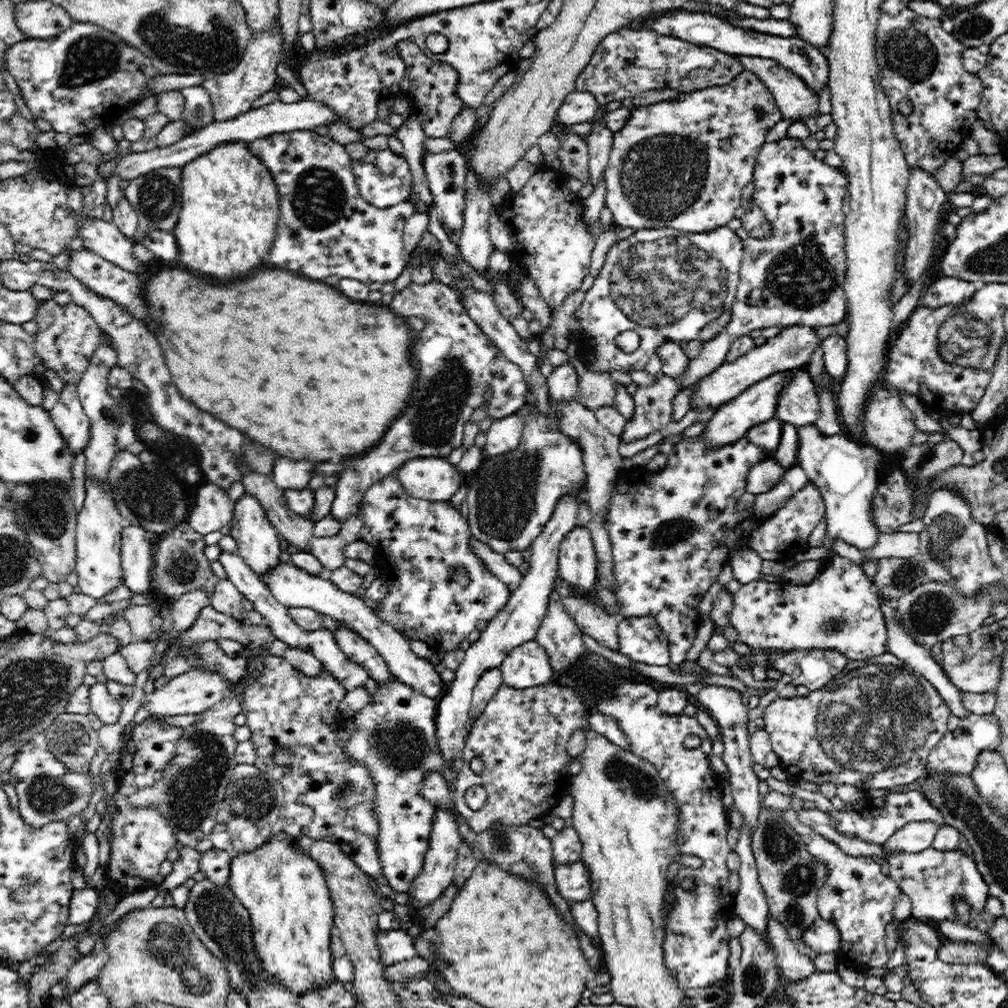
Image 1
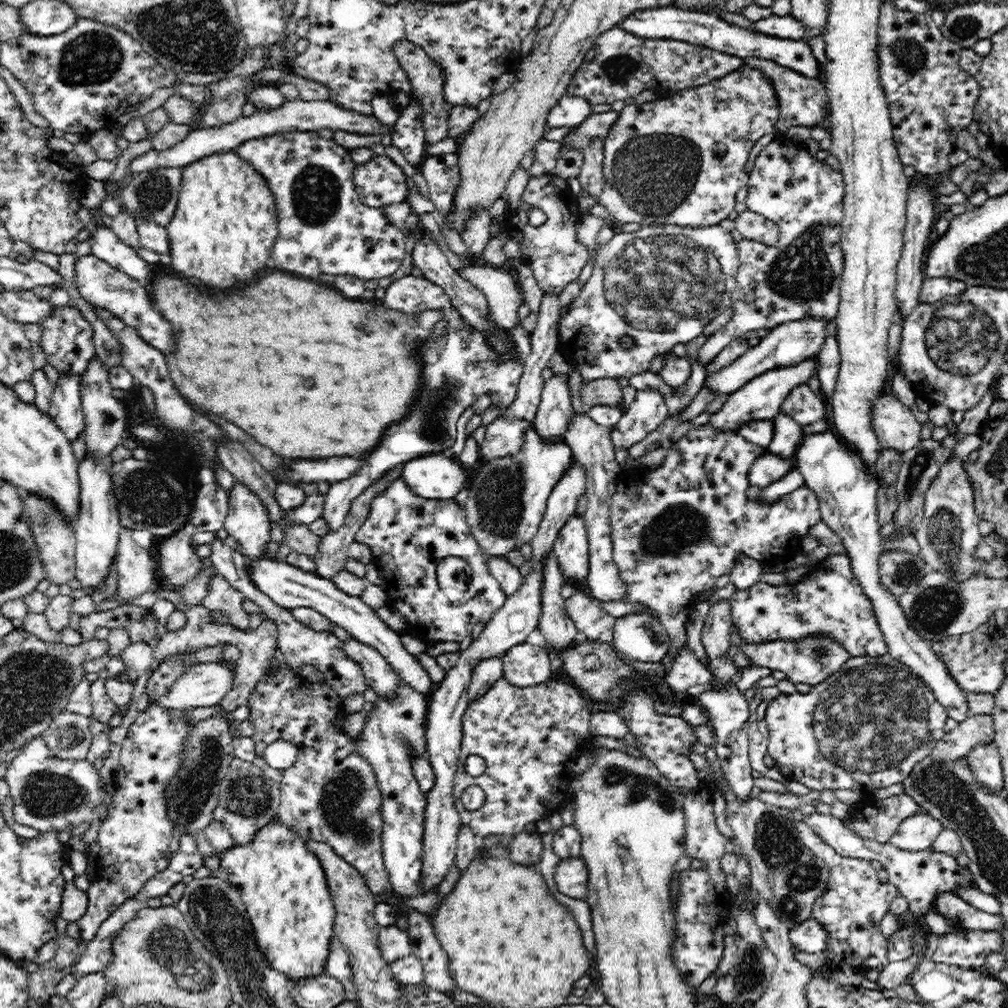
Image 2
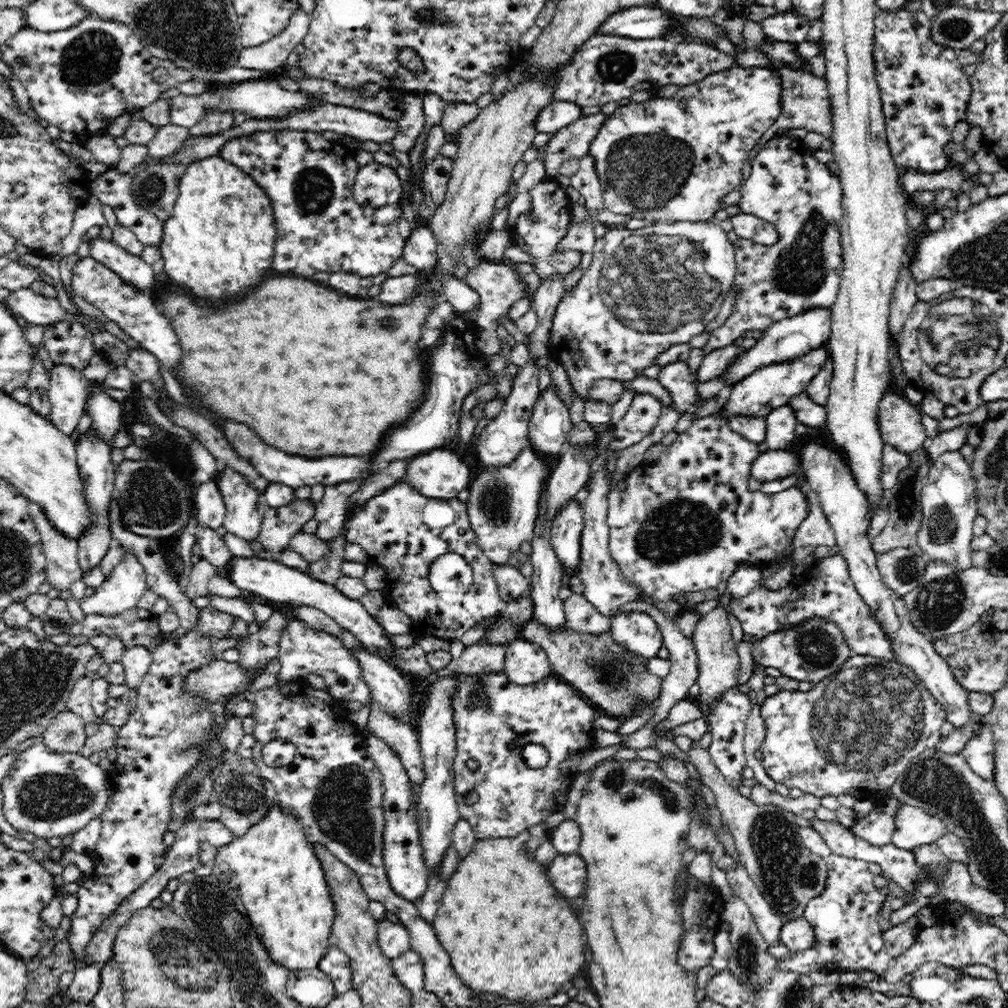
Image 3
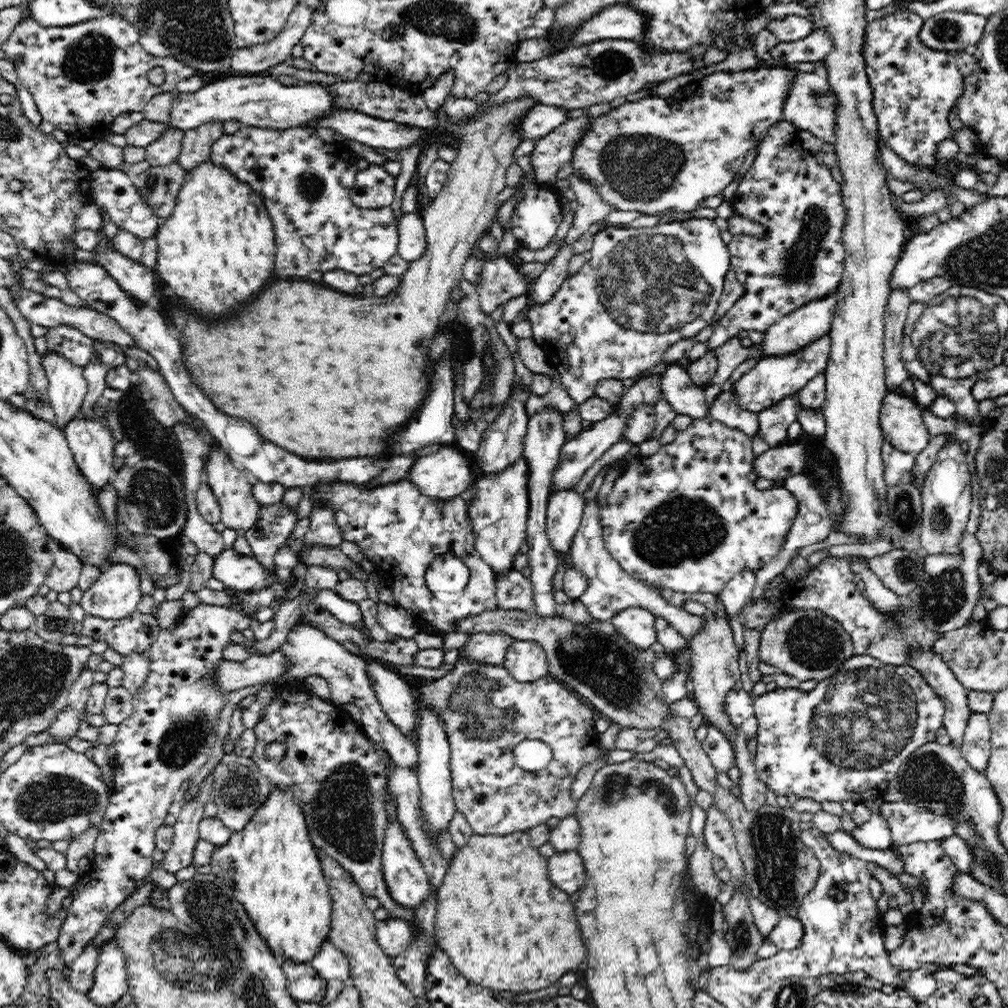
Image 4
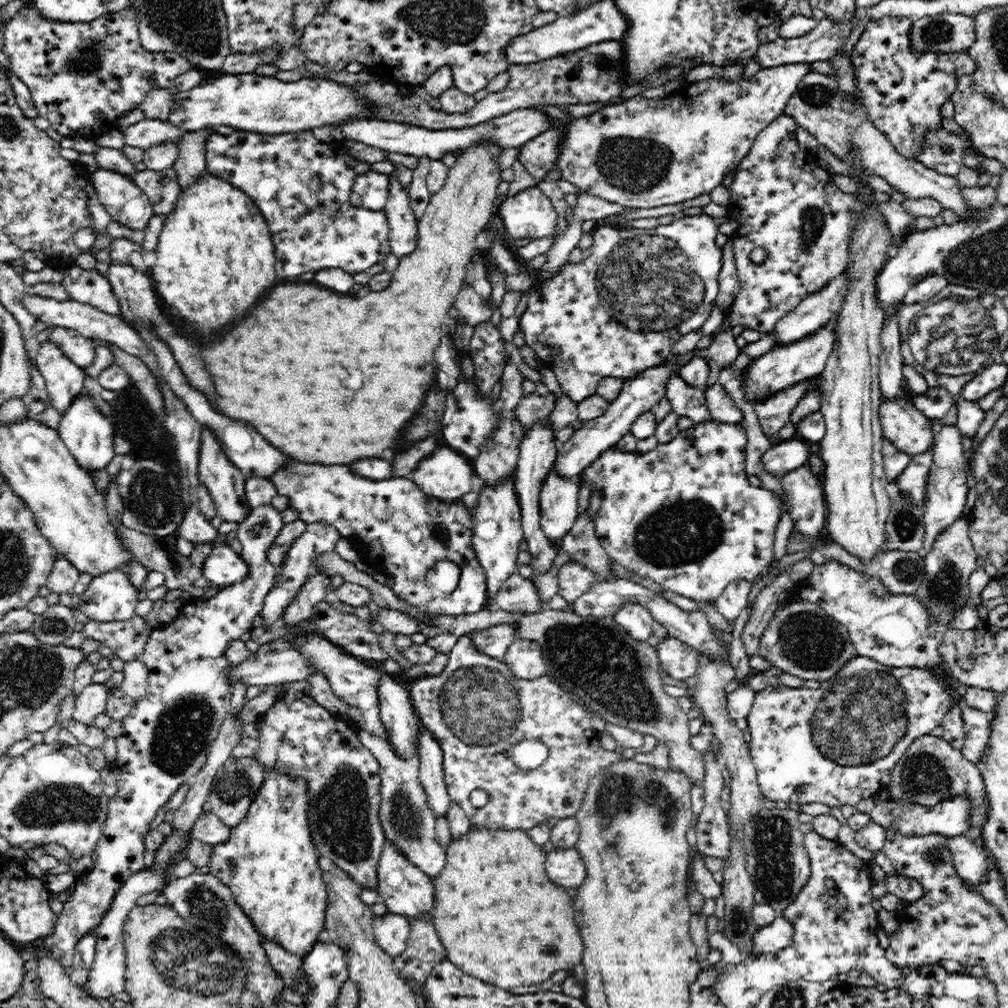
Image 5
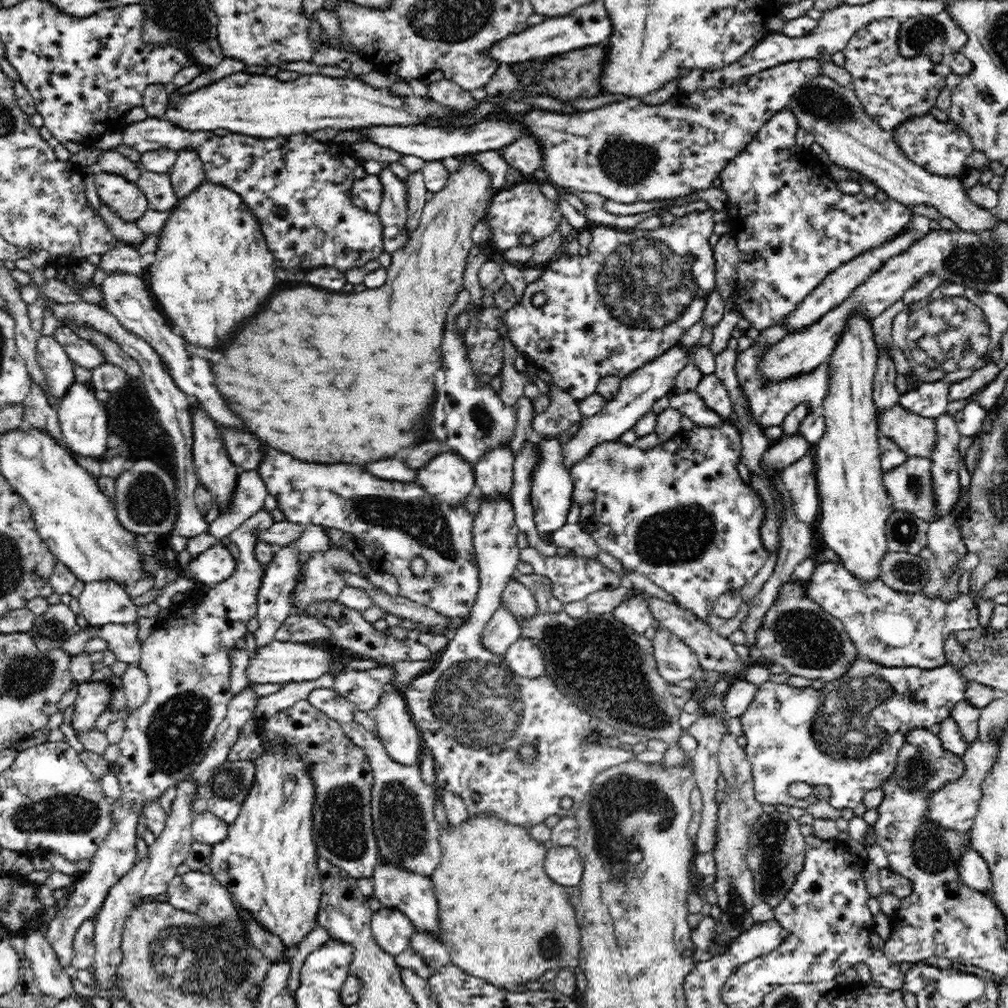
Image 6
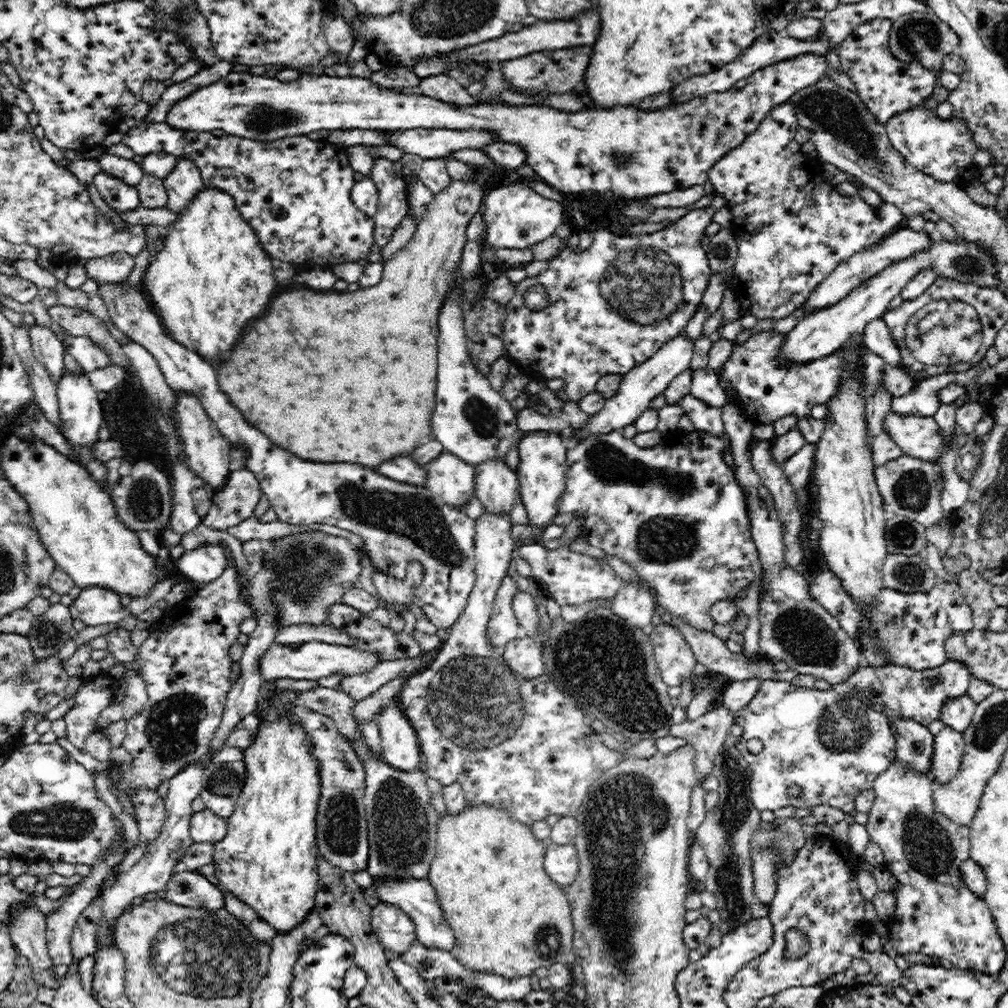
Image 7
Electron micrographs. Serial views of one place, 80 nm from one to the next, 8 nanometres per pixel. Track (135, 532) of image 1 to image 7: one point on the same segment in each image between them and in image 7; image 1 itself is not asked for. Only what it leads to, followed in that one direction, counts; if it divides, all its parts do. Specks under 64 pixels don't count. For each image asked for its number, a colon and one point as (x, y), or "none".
2: (135, 568)
3: (121, 591)
4: (116, 595)
5: (110, 597)
6: (102, 603)
7: (97, 606)

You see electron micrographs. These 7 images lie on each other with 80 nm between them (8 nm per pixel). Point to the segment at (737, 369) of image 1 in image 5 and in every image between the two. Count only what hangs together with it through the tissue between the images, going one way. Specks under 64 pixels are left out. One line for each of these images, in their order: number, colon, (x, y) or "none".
2: (788, 344)
3: (785, 340)
4: (802, 326)
5: (813, 312)

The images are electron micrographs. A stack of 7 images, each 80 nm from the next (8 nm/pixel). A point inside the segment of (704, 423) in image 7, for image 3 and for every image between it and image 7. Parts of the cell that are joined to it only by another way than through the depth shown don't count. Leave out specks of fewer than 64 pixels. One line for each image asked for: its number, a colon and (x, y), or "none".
3: (676, 377)
4: (683, 394)
5: (686, 400)
6: (689, 403)

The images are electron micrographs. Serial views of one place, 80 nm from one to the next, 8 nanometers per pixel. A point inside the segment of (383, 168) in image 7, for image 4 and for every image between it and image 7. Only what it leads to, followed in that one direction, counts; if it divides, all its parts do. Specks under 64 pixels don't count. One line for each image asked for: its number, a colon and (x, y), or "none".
4: (412, 242)
5: (403, 238)
6: (392, 213)

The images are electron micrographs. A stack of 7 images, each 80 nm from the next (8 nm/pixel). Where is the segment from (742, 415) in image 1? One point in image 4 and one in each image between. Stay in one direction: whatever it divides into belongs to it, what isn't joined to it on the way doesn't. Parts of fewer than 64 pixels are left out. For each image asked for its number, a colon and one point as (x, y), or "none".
2: (760, 398)
3: (770, 386)
4: (773, 378)

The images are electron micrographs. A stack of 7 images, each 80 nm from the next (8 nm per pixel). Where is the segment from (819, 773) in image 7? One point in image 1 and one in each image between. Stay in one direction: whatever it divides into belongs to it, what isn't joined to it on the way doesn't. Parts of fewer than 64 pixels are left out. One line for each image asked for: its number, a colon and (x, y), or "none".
1: (874, 725)
2: (867, 726)
3: (856, 732)
4: (845, 740)
5: (842, 741)
6: (847, 736)

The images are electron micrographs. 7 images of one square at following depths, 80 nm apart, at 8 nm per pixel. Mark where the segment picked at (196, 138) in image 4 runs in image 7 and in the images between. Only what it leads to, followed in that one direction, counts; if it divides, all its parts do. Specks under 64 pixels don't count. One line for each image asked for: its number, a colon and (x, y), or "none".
5: (190, 163)
6: (187, 174)
7: (182, 184)

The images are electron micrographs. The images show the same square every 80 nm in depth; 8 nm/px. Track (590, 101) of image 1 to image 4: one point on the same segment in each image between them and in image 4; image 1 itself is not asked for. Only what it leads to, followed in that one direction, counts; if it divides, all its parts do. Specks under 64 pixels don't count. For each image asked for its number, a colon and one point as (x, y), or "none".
2: (571, 111)
3: (560, 113)
4: (542, 119)

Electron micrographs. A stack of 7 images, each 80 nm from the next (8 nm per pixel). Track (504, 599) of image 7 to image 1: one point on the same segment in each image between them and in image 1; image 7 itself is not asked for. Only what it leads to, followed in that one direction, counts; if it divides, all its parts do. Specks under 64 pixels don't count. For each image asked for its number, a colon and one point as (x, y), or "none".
1: (490, 682)
2: (486, 672)
3: (482, 658)
4: (490, 648)
5: (494, 642)
6: (503, 629)

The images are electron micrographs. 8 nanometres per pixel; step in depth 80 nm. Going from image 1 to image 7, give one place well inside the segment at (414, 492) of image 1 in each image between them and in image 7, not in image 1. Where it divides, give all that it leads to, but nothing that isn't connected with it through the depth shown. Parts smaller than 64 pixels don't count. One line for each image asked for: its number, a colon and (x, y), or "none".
2: (439, 476)
3: (441, 473)
4: (445, 474)
5: (446, 474)
6: (449, 477)
7: (453, 480)

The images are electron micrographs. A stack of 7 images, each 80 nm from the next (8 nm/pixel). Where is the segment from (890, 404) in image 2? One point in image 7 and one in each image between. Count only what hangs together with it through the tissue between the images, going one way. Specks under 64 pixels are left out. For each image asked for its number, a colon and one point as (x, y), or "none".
3: (899, 421)
4: (901, 421)
5: (906, 427)
6: (915, 435)
7: (917, 436)

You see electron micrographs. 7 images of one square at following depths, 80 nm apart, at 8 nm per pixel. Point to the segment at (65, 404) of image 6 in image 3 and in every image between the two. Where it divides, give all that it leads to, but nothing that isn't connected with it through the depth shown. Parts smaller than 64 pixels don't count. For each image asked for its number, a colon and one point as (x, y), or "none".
3: (95, 465)
4: (91, 442)
5: (86, 431)

